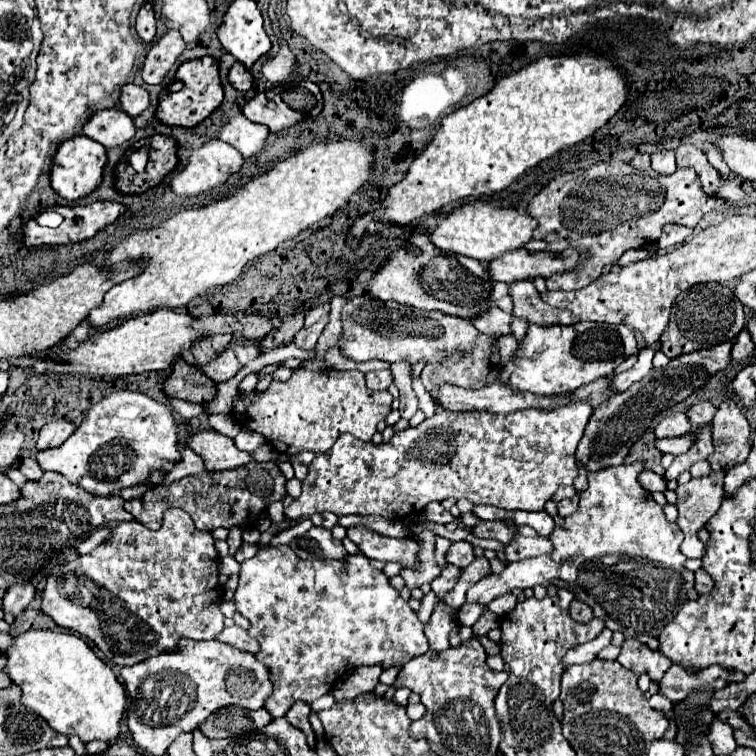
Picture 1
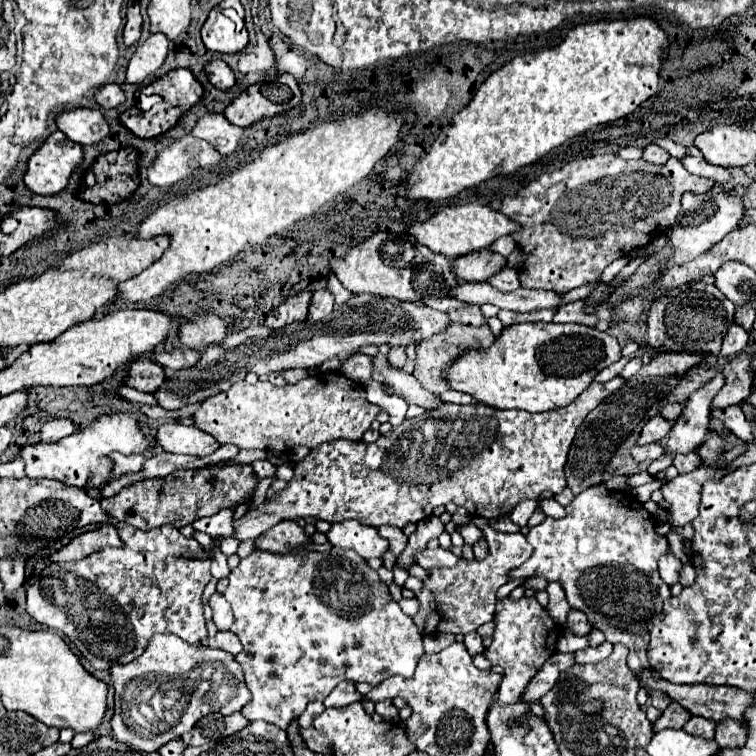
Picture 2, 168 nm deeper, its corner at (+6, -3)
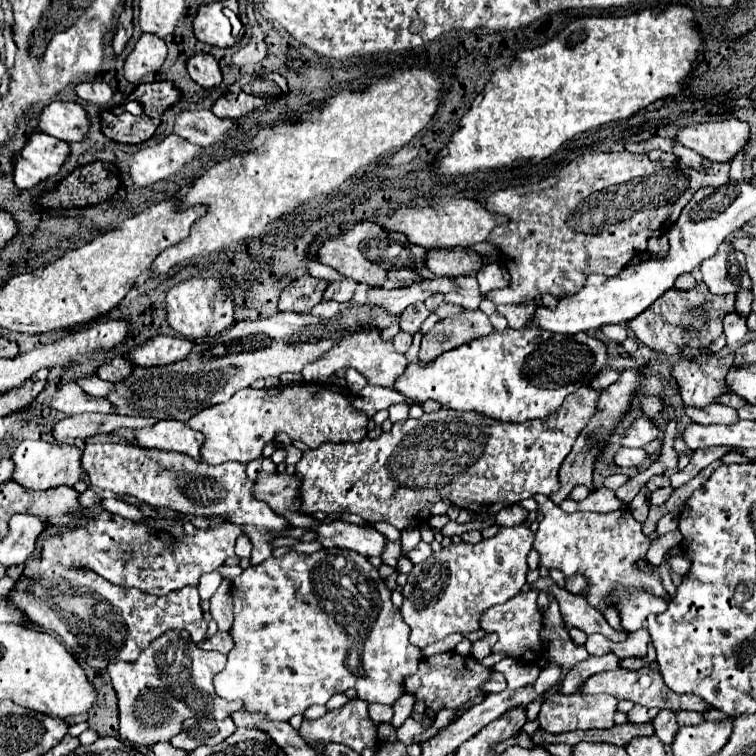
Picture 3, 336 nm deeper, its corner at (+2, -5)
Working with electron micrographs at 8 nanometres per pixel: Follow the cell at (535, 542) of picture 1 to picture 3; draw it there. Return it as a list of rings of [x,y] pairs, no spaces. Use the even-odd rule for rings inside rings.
[[[518,524],[500,528],[494,538],[478,544],[450,544],[448,548],[434,552],[428,562],[414,566],[402,588],[404,602],[400,608],[404,622],[410,626],[410,642],[424,648],[452,632],[468,634],[478,630],[480,614],[484,610],[520,594],[520,588],[526,584],[526,556],[532,550],[532,542],[534,532],[524,524]]]

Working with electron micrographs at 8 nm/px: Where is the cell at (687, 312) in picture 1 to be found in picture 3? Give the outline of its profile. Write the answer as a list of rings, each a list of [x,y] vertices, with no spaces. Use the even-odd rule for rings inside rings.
[[[704,282],[696,284],[692,290],[670,288],[650,308],[632,318],[628,324],[644,346],[660,354],[674,356],[676,350],[680,350],[680,346],[706,348],[714,338],[718,338],[722,334],[724,316],[728,312],[734,312],[734,298],[736,298],[734,294],[726,296],[712,294]]]

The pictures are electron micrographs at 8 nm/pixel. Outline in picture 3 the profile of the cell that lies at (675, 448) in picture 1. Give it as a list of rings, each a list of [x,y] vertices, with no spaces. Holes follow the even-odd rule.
[[[620,448],[614,454],[614,462],[620,468],[628,468],[628,466],[640,466],[644,460],[648,458],[648,454],[642,448]]]

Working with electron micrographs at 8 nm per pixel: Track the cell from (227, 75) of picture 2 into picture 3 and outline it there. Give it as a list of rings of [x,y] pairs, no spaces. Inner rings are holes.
[[[194,54],[186,60],[186,70],[190,74],[190,78],[204,86],[204,88],[212,88],[216,84],[220,84],[222,74],[220,74],[220,66],[218,62],[210,56],[210,54]]]

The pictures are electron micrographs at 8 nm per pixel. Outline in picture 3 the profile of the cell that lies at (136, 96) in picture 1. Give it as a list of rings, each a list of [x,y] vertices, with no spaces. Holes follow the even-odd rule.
[[[80,82],[74,86],[74,94],[92,104],[108,104],[112,100],[112,90],[106,82]]]

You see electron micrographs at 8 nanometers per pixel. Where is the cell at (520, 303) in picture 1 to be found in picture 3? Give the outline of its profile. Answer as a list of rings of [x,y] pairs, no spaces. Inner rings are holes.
[[[492,262],[492,264],[484,266],[482,270],[478,270],[476,280],[480,284],[480,292],[482,294],[486,294],[490,290],[496,290],[496,288],[504,288],[510,282],[508,270],[502,264],[498,264],[498,262]]]

